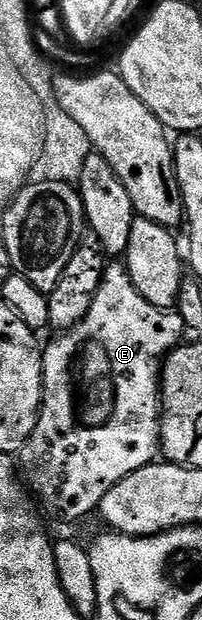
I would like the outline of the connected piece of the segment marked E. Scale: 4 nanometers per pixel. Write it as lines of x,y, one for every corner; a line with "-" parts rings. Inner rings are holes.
113,262
106,267
91,310
74,328
54,335
54,340
44,345
41,413
37,415
31,438
21,447
19,472
23,480
25,475
24,483
39,508
41,503
40,511
46,517
73,524
92,512
94,515
111,486
158,459
161,366
165,357
182,343
184,328
184,320
176,311
162,310
147,302
135,290
135,282
131,282
124,263

